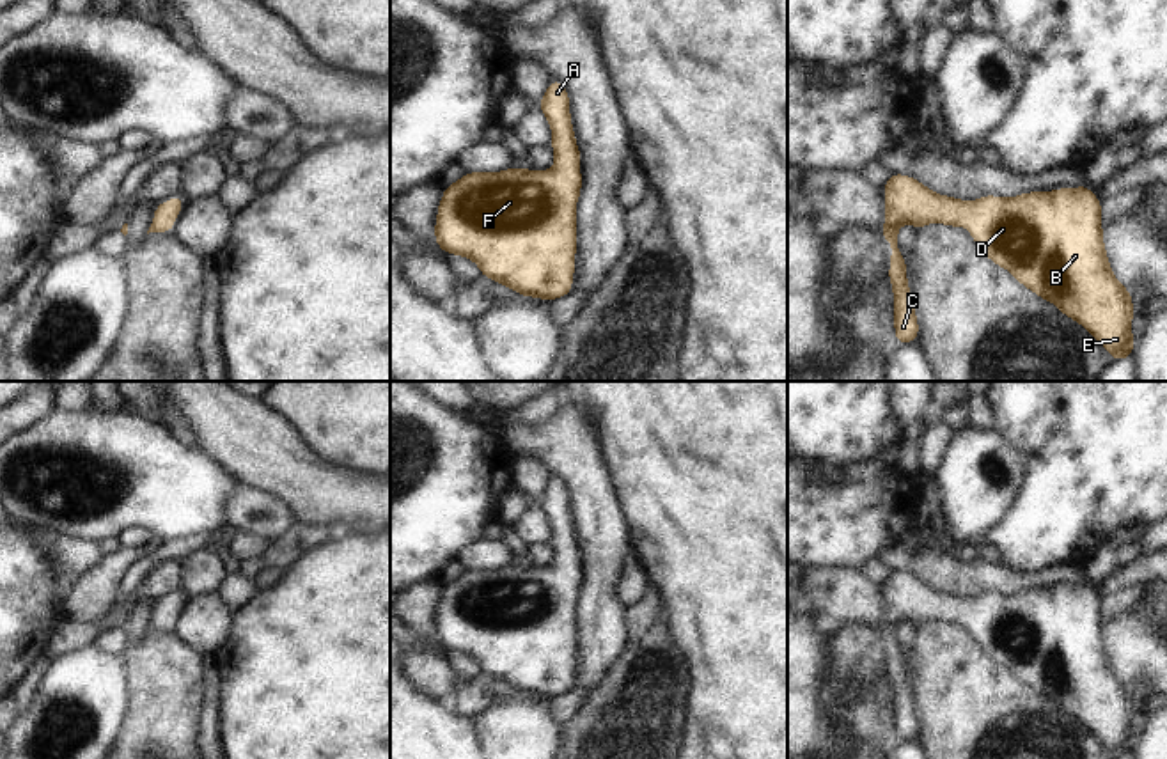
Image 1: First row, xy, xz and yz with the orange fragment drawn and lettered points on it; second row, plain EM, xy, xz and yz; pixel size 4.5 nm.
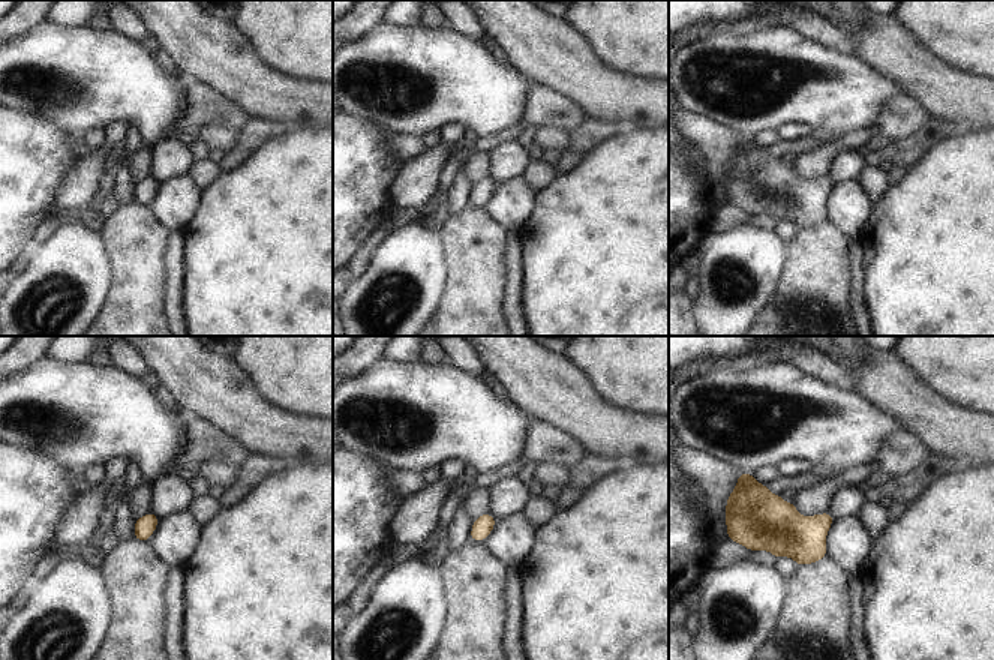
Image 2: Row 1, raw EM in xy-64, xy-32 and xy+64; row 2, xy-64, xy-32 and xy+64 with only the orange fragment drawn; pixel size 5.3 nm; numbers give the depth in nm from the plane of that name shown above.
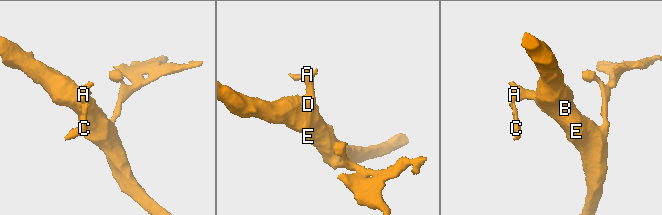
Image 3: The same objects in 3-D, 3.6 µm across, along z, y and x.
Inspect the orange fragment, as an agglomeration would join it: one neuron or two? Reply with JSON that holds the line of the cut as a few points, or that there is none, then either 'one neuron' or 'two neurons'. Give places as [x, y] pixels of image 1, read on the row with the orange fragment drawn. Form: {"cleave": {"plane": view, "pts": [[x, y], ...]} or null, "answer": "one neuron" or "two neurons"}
{"cleave": null, "answer": "one neuron"}

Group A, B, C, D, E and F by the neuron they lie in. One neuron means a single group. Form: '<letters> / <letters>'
A B C D E F

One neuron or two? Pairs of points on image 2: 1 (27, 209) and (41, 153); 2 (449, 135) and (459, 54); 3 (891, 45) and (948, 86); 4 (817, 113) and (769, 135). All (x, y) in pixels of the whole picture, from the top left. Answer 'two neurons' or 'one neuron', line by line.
1: one neuron
2: two neurons
3: one neuron
4: two neurons

